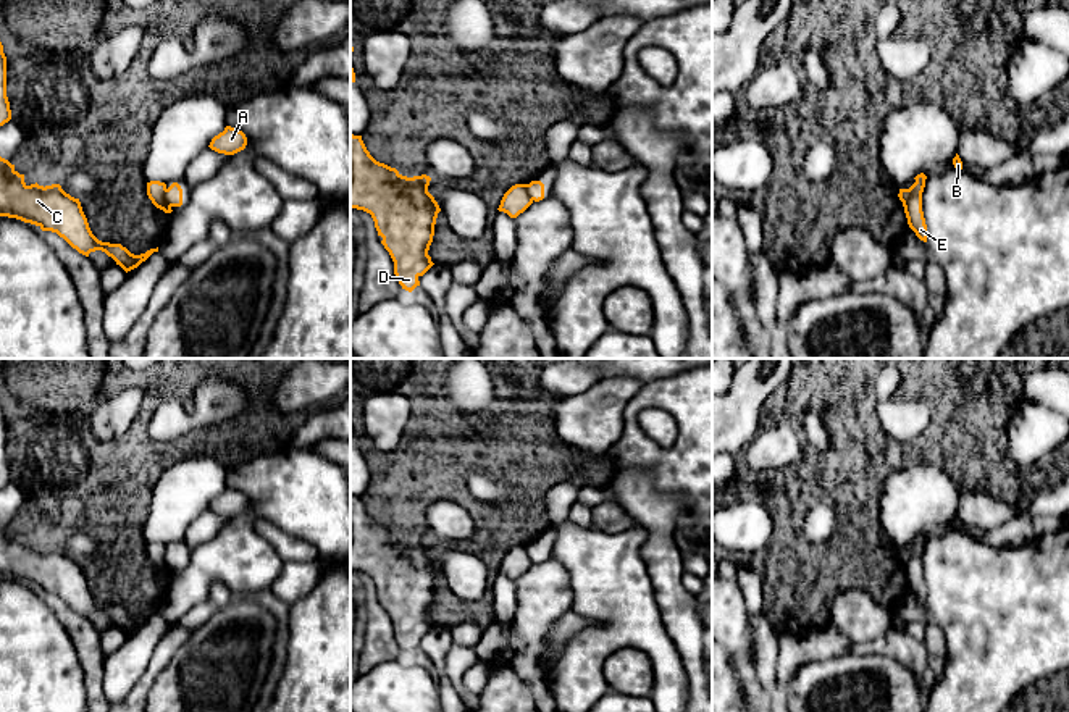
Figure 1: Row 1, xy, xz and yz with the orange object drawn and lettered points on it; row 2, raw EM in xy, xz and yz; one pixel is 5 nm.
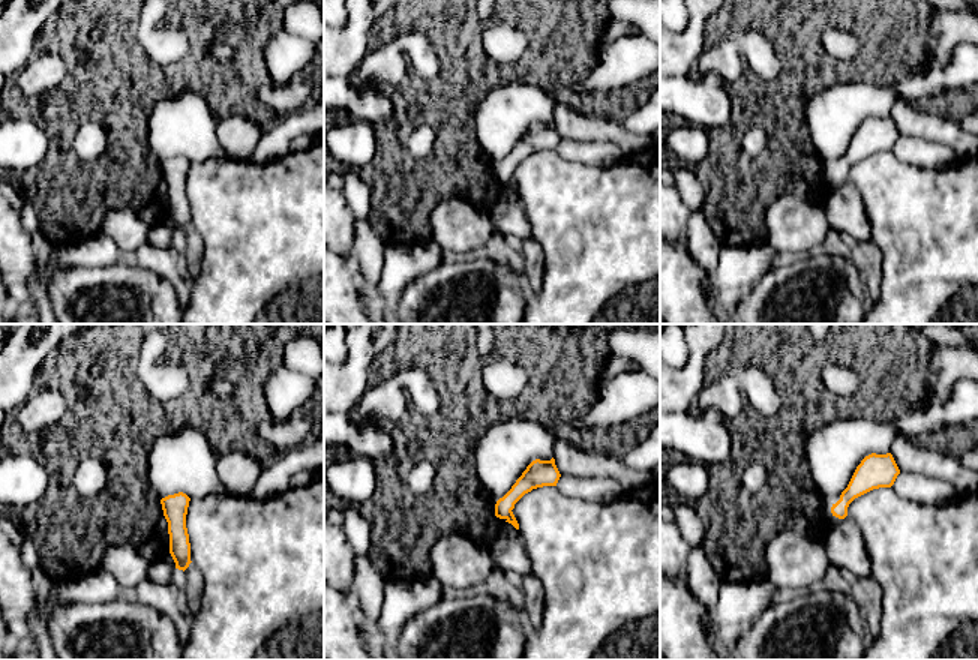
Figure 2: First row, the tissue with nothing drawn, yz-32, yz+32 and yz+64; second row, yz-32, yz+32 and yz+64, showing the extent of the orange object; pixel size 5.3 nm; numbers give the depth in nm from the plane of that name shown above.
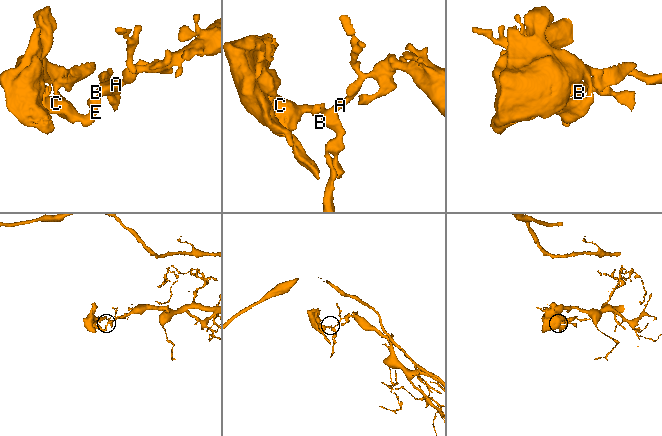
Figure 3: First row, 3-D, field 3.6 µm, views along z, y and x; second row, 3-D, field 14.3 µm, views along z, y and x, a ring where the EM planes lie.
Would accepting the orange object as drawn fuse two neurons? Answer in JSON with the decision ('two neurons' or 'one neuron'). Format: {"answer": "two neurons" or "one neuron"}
{"answer": "two neurons"}

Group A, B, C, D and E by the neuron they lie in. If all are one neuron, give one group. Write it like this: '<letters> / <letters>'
A B / C D E

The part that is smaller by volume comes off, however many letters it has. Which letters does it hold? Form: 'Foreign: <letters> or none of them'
Foreign: C, D, E

